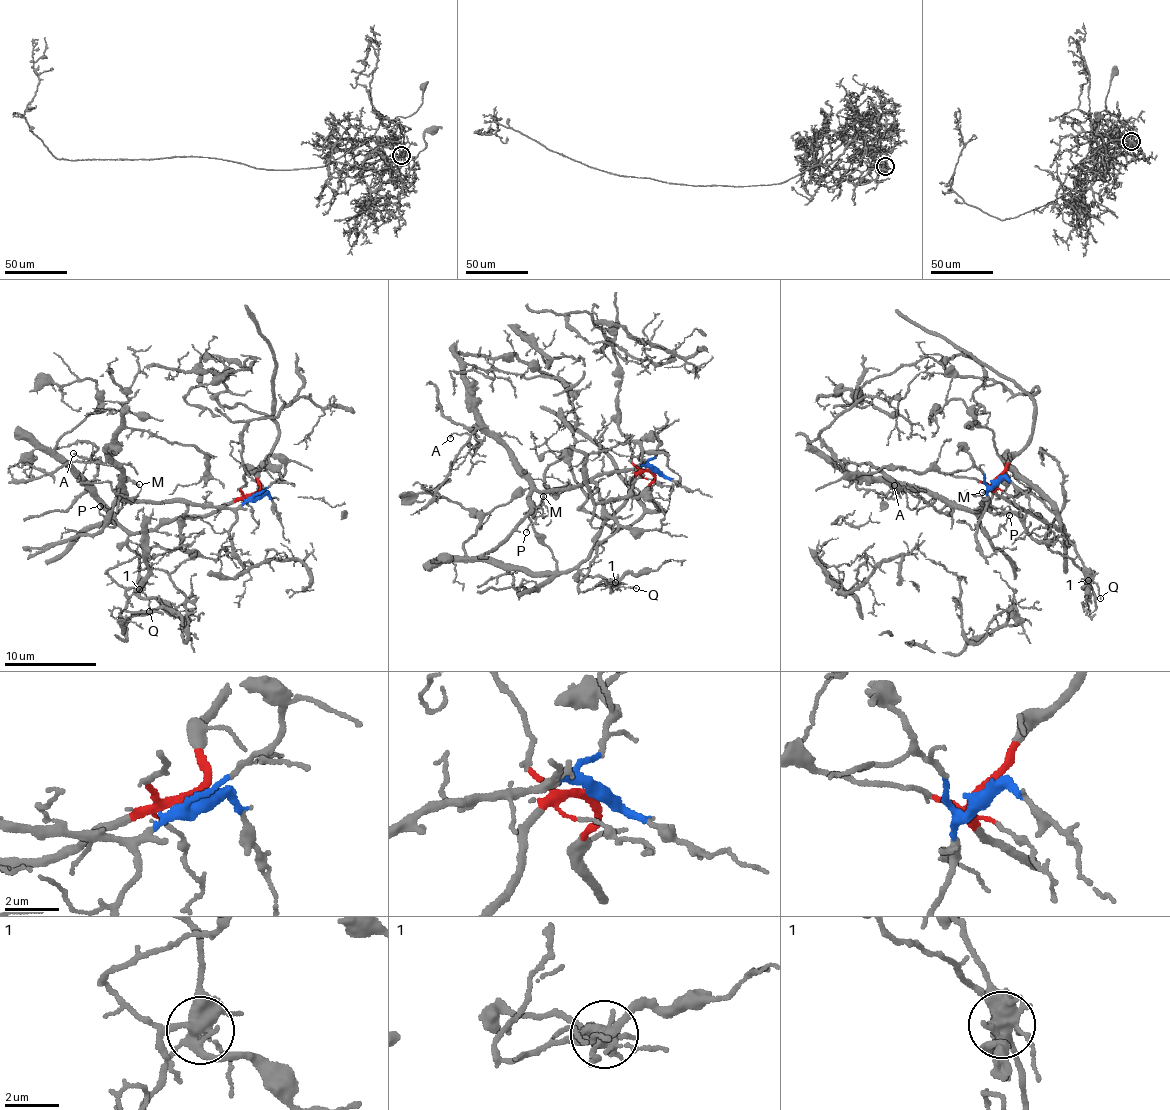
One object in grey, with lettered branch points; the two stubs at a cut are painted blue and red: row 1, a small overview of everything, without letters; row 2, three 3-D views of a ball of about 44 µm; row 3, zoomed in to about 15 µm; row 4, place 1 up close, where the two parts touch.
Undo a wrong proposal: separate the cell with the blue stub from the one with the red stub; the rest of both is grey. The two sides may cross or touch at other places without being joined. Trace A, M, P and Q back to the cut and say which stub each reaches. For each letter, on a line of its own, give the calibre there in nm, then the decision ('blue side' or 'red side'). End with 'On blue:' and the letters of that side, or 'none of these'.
A: 110 nm | blue side
M: 160 nm | blue side
P: 100 nm | blue side
Q: 110 nm | blue side
On blue: A, M, P, Q

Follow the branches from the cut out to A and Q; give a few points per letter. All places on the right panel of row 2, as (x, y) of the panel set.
A: (995, 479), (986, 493), (988, 499), (974, 511), (926, 492), (893, 491), (897, 488), (892, 489), (894, 486)
Q: (995, 479), (979, 504), (1014, 514), (1042, 544), (1069, 556), (1087, 573), (1084, 580), (1099, 587), (1099, 598)

